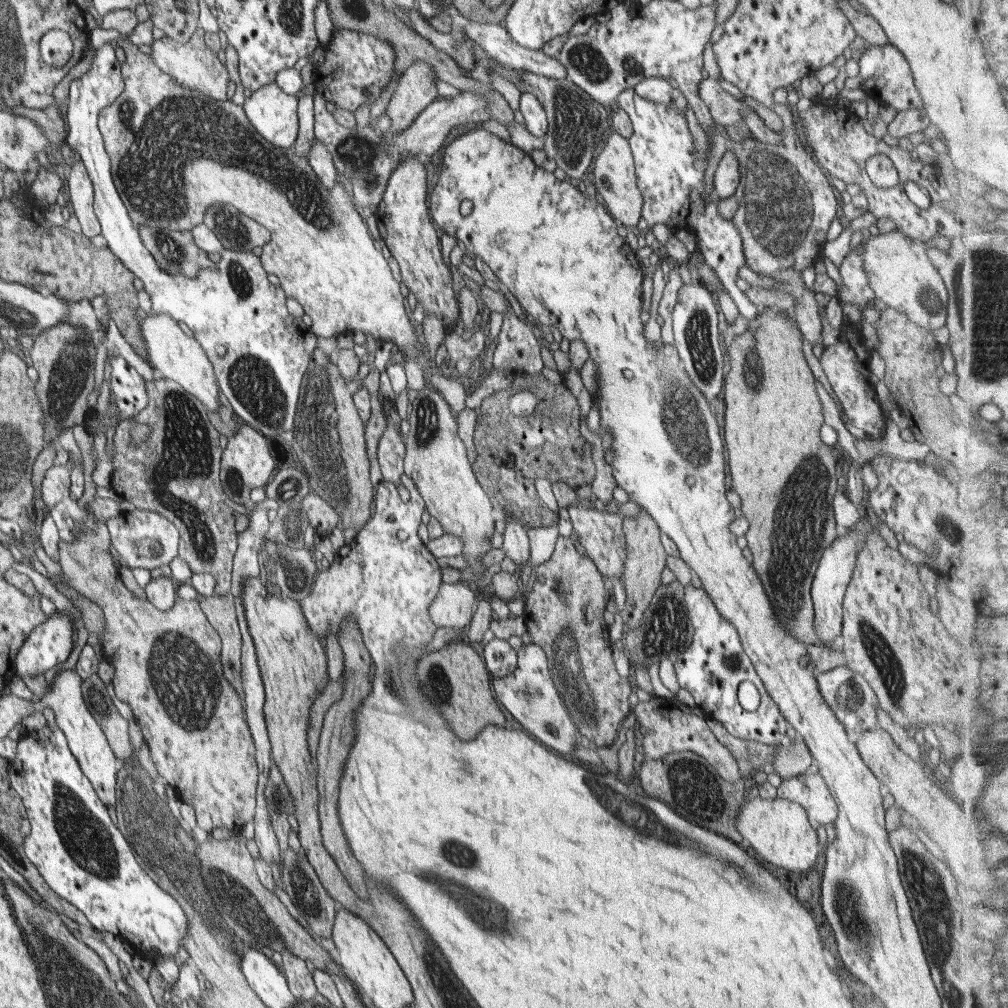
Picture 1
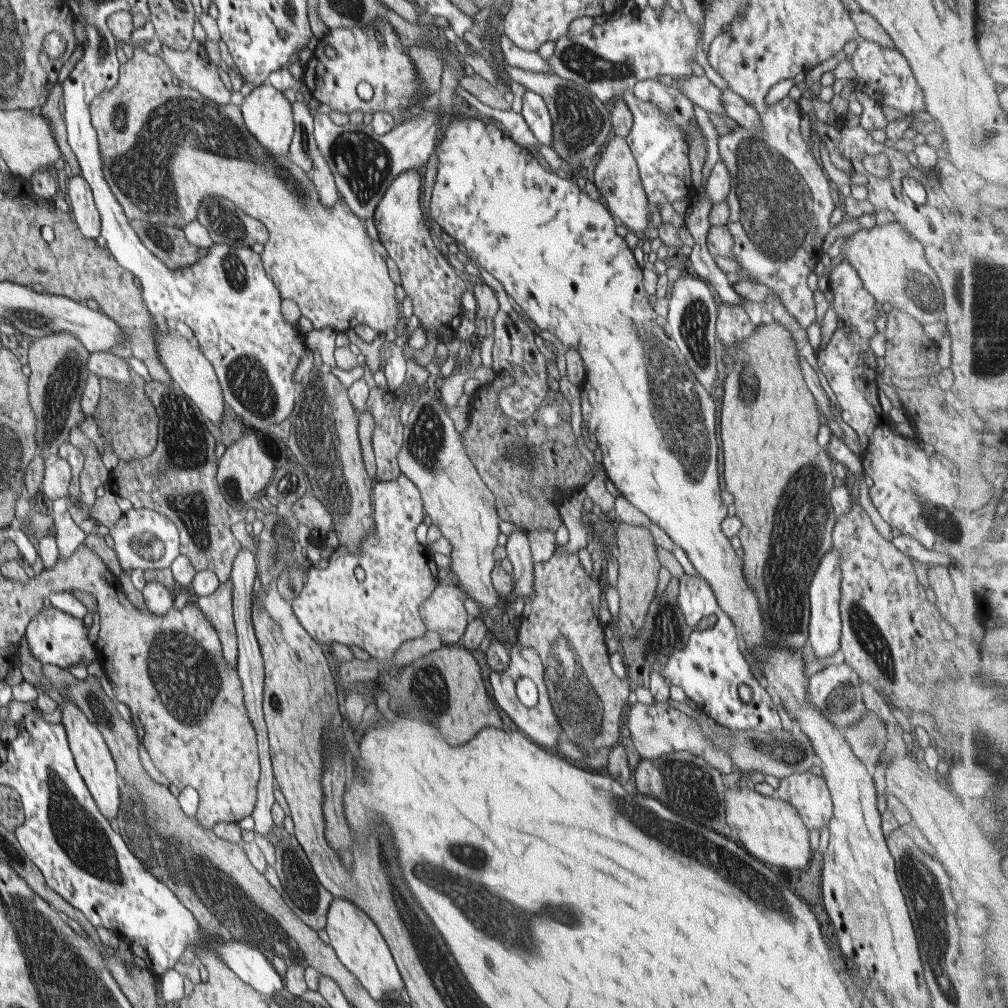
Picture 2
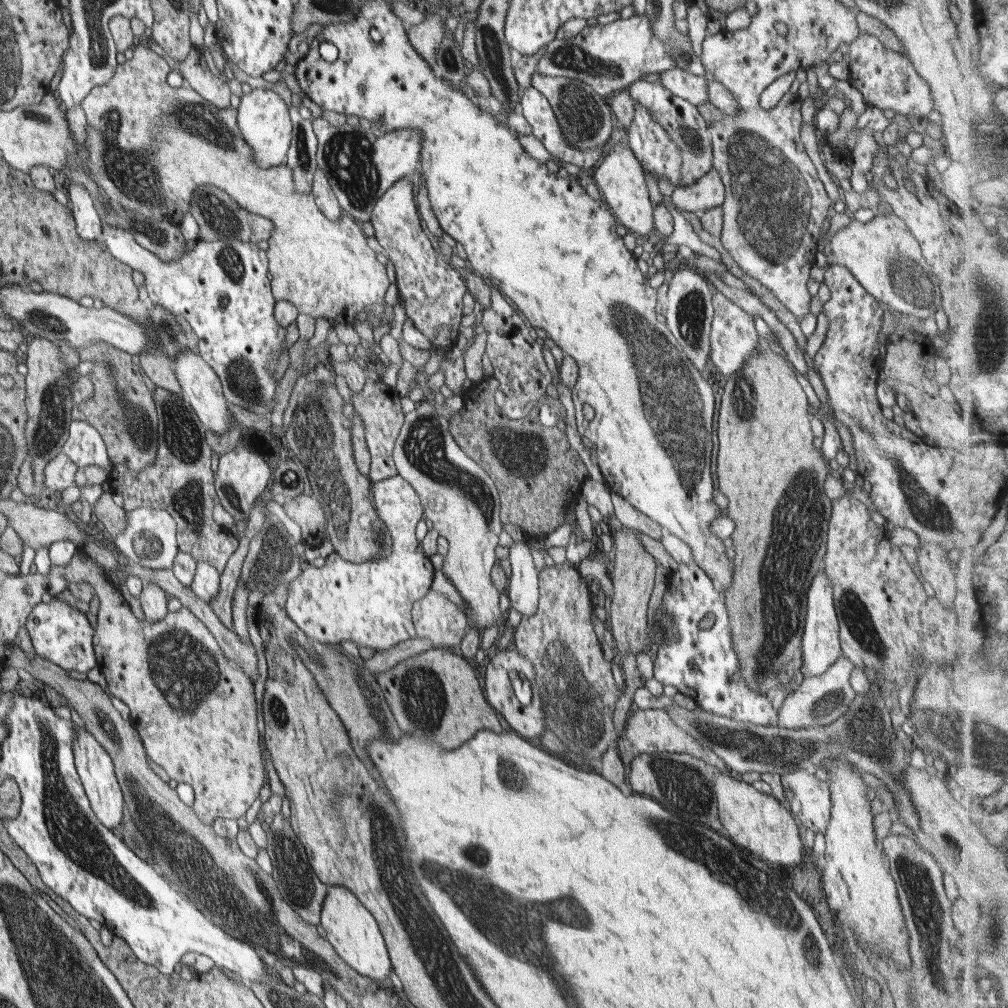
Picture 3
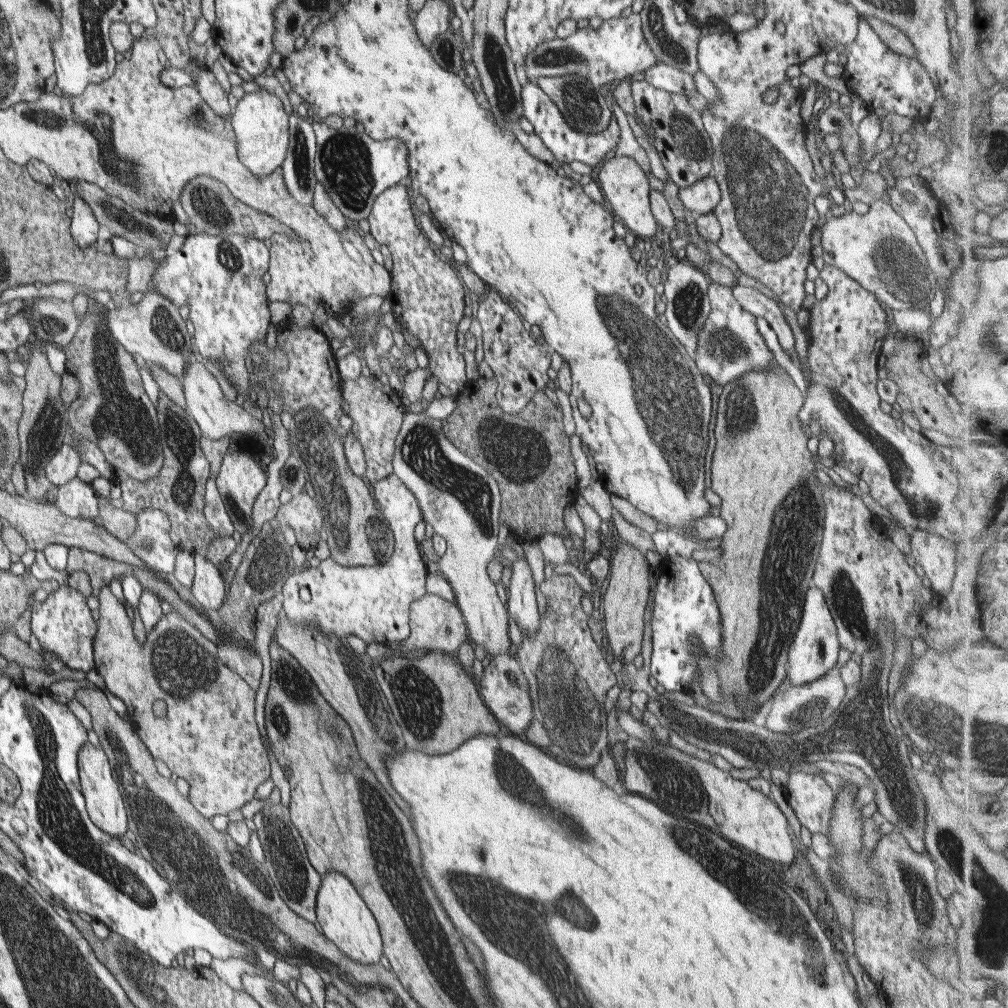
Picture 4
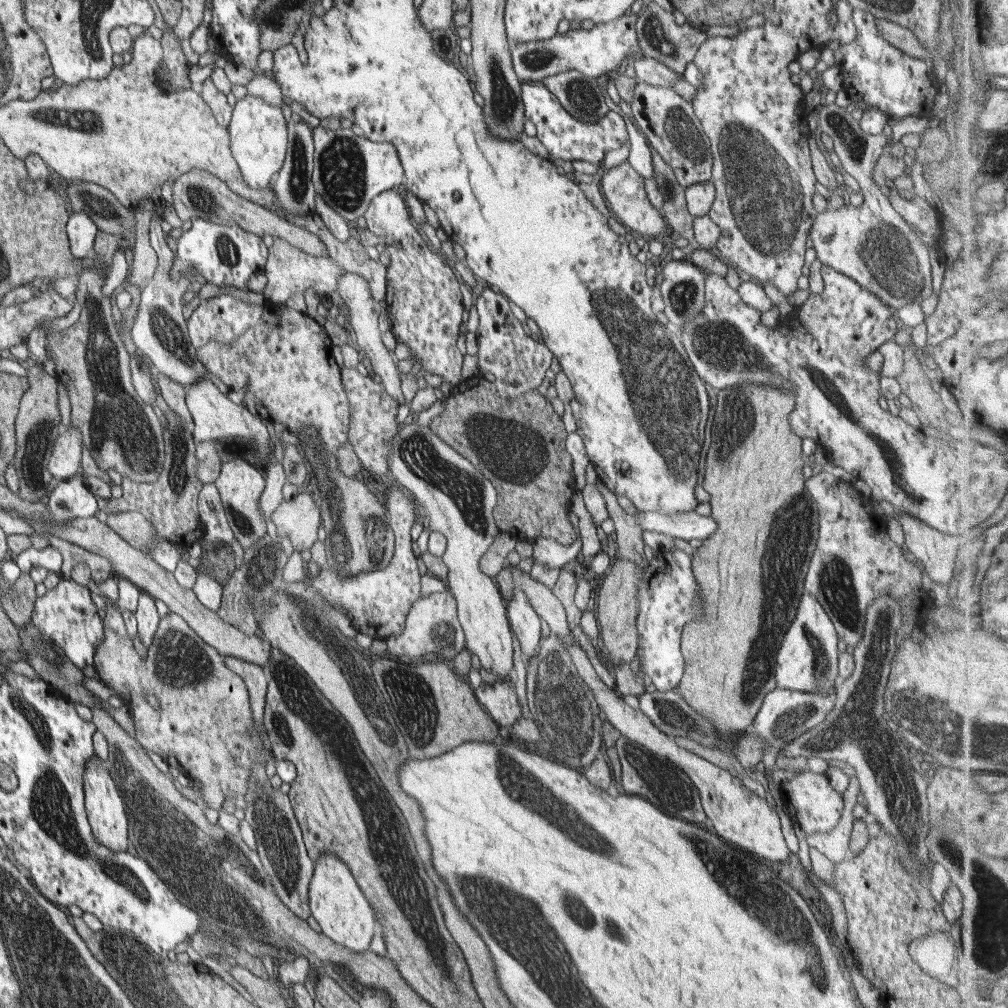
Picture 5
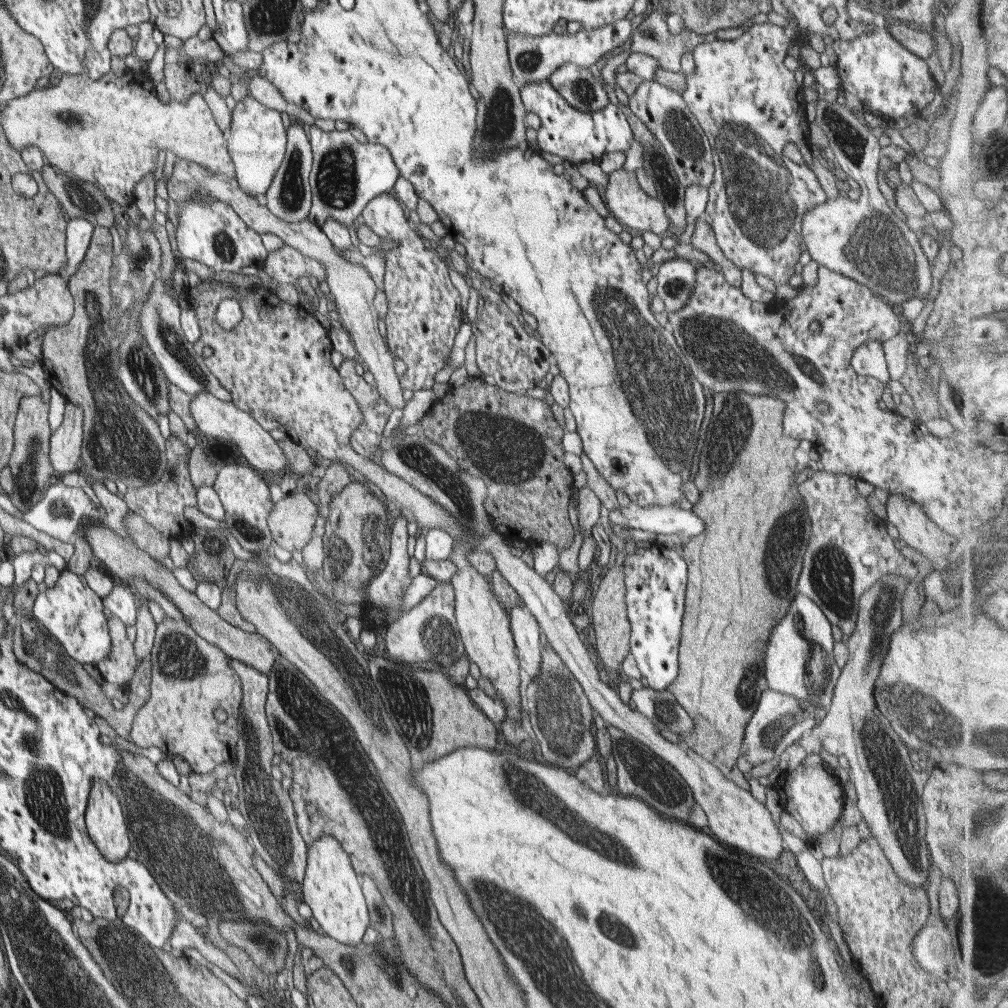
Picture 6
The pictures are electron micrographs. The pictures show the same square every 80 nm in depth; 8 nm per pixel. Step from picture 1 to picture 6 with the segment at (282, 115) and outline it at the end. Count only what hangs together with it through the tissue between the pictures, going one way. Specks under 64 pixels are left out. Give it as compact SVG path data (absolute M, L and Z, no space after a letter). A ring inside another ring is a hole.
M248 95L237 102L231 112L230 128L224 135L240 188L250 196L266 193L286 153L287 131L281 113L267 108Z

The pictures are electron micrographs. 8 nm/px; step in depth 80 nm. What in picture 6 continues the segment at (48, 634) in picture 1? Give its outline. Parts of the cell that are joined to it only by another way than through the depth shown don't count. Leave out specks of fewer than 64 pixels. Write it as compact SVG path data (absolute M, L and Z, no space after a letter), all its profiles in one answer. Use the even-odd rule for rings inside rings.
M63 570L54 588L39 592L33 604L33 615L46 631L58 639L66 652L80 664L94 664L111 657L111 628L102 612L102 600L92 592L86 580L68 570Z

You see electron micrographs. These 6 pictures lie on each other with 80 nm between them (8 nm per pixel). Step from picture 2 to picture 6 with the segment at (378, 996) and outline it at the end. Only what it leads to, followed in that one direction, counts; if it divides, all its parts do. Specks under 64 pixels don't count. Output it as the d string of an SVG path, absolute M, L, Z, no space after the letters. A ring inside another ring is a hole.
M332 835L307 845L307 867L301 892L321 930L342 944L358 944L370 925L368 905L348 853Z

